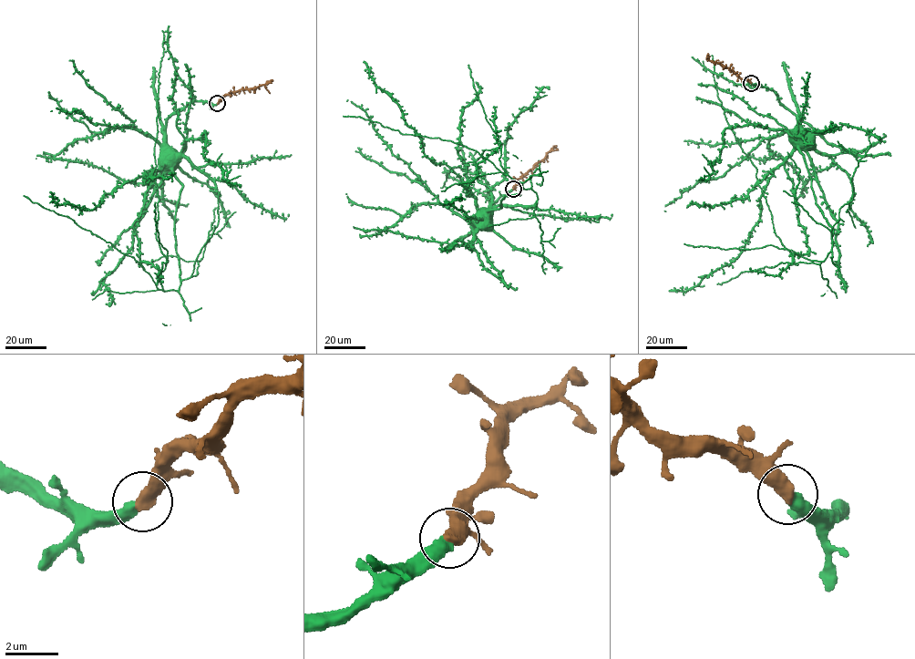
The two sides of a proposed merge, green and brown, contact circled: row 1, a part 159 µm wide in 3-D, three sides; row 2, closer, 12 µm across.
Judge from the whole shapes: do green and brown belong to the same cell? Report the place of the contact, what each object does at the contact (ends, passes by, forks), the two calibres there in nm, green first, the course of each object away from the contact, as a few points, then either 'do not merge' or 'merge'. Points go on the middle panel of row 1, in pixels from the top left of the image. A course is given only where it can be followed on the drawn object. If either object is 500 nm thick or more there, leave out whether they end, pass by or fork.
(513, 189) | 400/500 nm | green via (513, 189), (501, 195), (487, 212), (473, 220), (473, 228), (486, 212) | brown via (513, 189), (516, 180), (546, 153), (553, 148), (558, 149) | merge

